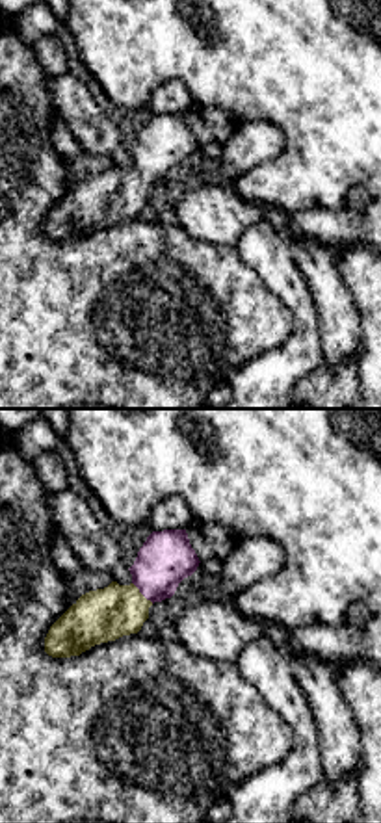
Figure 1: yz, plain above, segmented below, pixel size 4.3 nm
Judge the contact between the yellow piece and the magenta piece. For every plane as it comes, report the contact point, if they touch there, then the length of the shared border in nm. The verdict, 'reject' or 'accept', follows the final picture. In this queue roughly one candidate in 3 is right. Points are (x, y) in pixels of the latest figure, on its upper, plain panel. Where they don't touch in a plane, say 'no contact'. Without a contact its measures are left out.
meets yellow at (140, 177); contact 130 nm long

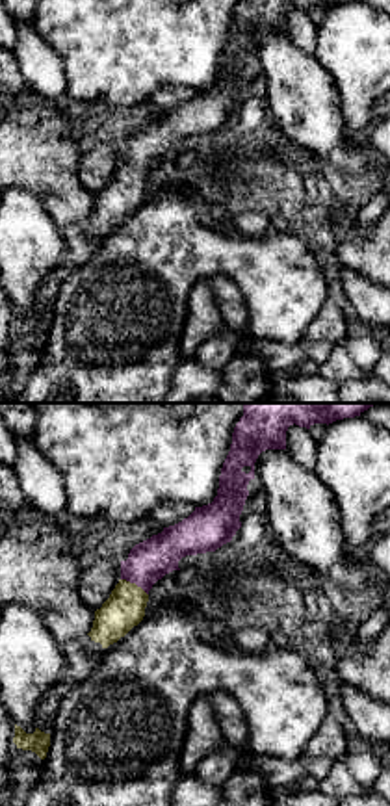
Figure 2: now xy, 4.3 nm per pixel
meets yellow at (134, 168); contact 140 nm long

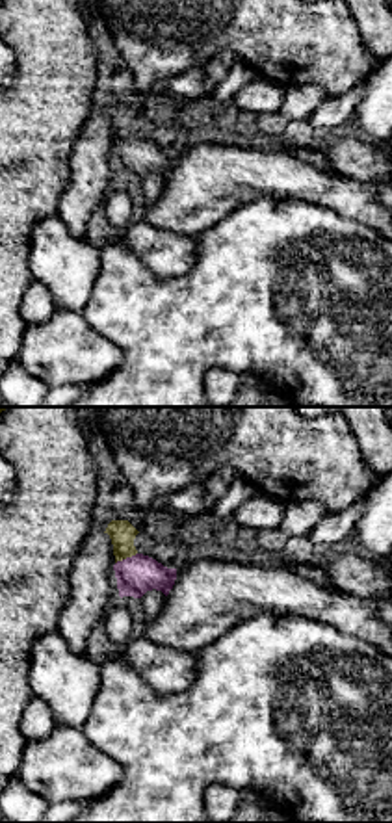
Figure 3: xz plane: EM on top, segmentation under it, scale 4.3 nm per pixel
meets yellow at (125, 142); contact 110 nm long

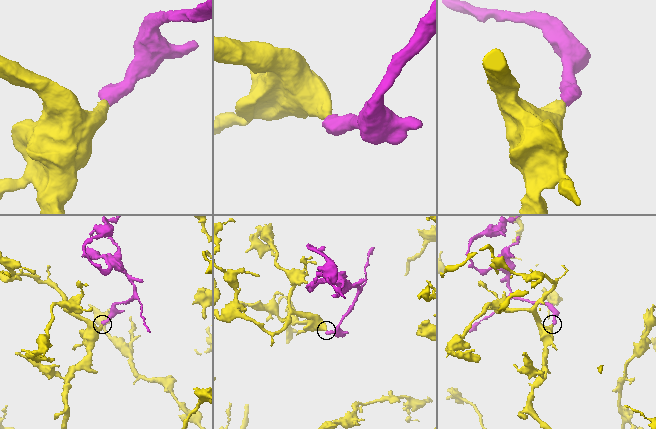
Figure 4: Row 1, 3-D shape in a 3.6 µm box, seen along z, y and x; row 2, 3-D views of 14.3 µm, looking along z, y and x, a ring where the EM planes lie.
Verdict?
accept

